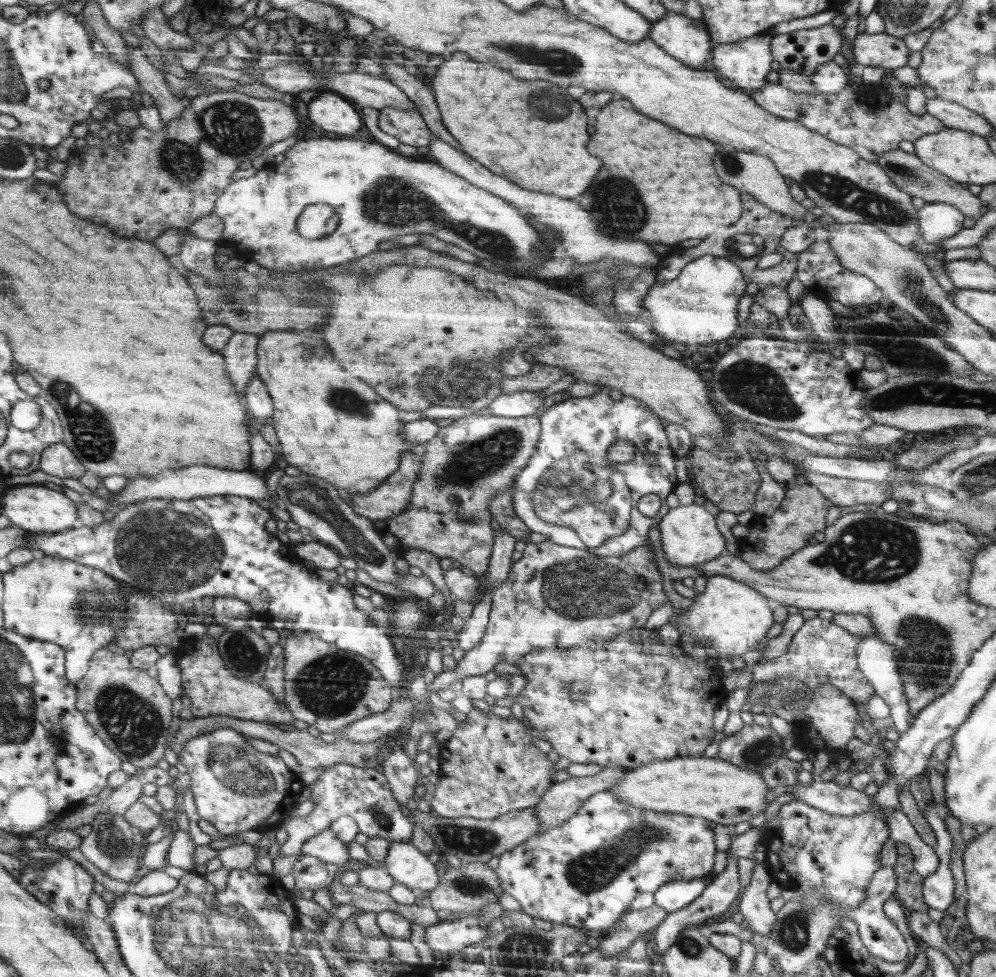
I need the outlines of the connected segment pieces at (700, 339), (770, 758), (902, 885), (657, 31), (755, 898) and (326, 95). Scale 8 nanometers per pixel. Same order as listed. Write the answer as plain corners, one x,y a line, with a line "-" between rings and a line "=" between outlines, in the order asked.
706,255
690,262
672,282
655,282
644,295
642,306
648,312
652,333
673,346
705,346
708,342
726,341
738,328
738,302
744,294
744,276
730,258
=
755,722
752,726
744,725
740,732
724,738
719,745
719,760
755,772
779,760
783,752
783,740
775,730
760,727
=
901,842
896,846
898,851
897,861
895,864
896,871
896,890
893,898
902,901
908,910
927,912
929,905
924,899
924,880
913,867
913,851
=
672,11
664,14
658,22
653,22
653,28
649,32
648,38
655,41
660,48
664,48
666,52
670,53
670,56
677,57
684,64
688,64
690,68
698,70
704,70
704,62
708,60
708,54
712,52
713,48
703,19
693,19
=
756,861
750,884
741,891
738,904
738,910
750,925
750,930
762,935
770,935
776,920
776,914
770,910
770,900
766,898
771,875
766,867
764,862
=
321,91
318,97
314,97
308,103
308,122
318,124
320,128
342,134
342,136
352,136
354,132
358,132
362,128
362,118
360,118
358,110
350,102
340,98
337,93
329,91

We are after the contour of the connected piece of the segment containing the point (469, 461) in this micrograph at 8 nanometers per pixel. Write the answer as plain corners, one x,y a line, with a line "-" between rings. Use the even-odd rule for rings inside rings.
492,414
488,416
479,415
466,415
455,420
450,425
440,427
438,434
424,444
425,453
421,456
423,466
421,467
421,474
415,480
415,485
412,491
413,502
410,502
410,506
406,507
403,513
398,513
396,516
391,516
389,519
382,519
373,521
375,531
380,535
381,540
386,544
390,550
404,555
408,551
413,551
414,548
418,550
428,550
441,558
451,558
456,561
458,565
464,565
472,570
473,575
480,576
485,574
488,570
488,562
490,562
490,554
492,554
492,515
490,512
490,500
494,496
502,495
504,490
512,488
516,483
517,473
519,473
524,467
528,466
529,460
532,458
534,452
537,450
537,444
541,438
541,417
536,415
523,416
518,418
510,418
503,416
494,416

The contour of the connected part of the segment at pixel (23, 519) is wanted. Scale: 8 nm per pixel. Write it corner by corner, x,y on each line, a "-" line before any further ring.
42,484
18,486
2,496
2,513
6,514
13,525
18,525
34,533
57,533
73,529
81,524
78,503
65,493
50,490

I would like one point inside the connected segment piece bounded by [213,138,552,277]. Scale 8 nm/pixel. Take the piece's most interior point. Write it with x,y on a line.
422,196

